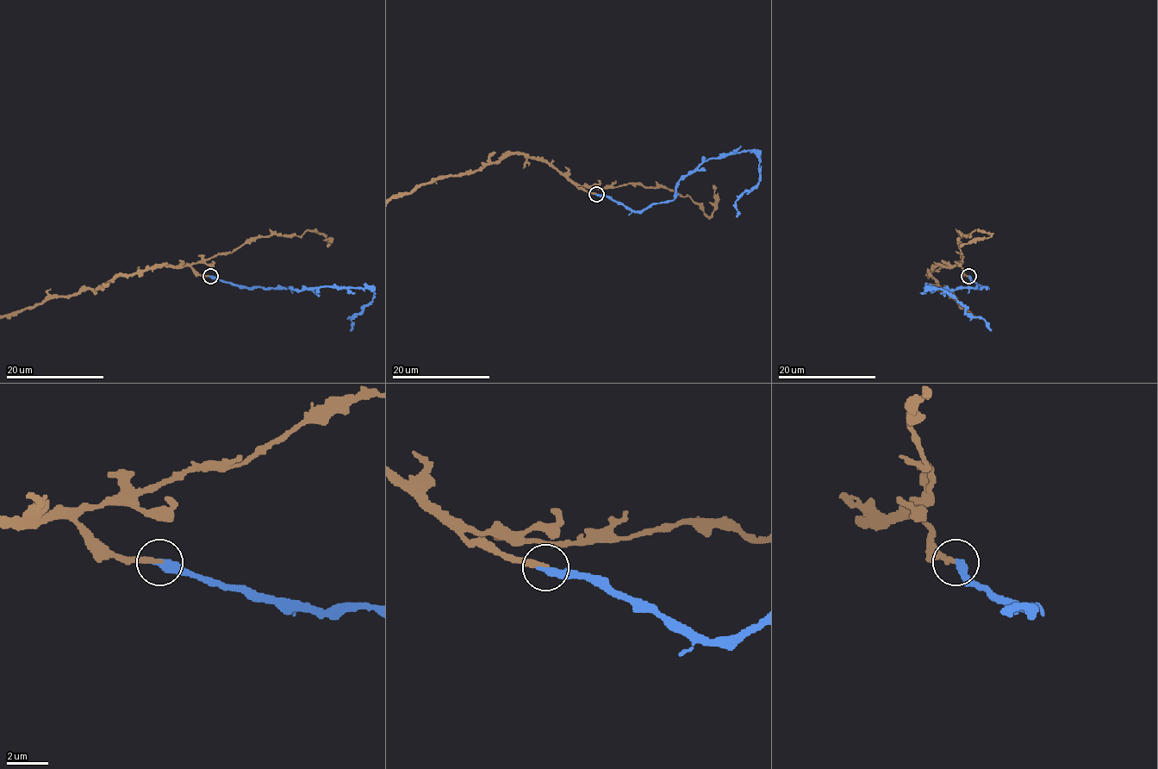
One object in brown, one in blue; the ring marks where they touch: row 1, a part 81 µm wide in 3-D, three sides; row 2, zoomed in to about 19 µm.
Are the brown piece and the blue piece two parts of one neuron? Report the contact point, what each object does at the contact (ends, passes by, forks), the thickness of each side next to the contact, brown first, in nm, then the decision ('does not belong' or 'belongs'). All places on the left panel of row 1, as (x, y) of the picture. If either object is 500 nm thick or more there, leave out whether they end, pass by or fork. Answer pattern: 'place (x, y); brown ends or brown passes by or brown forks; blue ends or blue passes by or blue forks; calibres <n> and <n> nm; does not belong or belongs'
place (210, 276); brown ends; blue ends; calibres 240 and 400 nm; belongs

